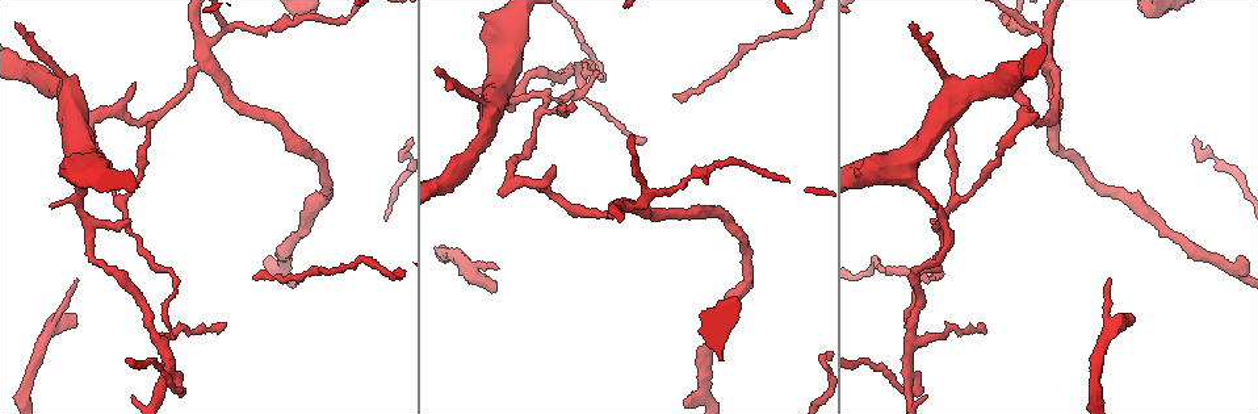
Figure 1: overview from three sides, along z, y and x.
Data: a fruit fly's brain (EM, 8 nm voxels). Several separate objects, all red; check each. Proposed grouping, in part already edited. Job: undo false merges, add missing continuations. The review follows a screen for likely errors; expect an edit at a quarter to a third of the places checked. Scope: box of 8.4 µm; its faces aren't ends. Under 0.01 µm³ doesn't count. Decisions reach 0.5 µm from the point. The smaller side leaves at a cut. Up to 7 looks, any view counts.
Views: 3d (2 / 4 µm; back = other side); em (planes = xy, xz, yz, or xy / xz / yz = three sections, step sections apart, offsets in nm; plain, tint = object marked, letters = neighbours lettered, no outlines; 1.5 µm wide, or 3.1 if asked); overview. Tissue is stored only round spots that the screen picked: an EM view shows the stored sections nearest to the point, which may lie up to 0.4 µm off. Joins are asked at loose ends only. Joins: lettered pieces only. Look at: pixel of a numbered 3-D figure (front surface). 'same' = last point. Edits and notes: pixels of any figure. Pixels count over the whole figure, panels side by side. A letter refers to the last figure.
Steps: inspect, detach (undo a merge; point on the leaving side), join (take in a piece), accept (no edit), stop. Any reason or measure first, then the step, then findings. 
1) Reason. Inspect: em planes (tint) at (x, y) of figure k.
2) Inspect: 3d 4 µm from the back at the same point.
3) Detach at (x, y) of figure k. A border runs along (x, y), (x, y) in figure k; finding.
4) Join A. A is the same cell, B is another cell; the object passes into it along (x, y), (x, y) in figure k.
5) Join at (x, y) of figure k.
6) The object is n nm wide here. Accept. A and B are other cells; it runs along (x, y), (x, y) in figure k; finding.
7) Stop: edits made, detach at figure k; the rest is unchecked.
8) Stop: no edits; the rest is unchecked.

Abrupt turn. Inspect: 3d 2 µm at (164, 381) of figure 1.

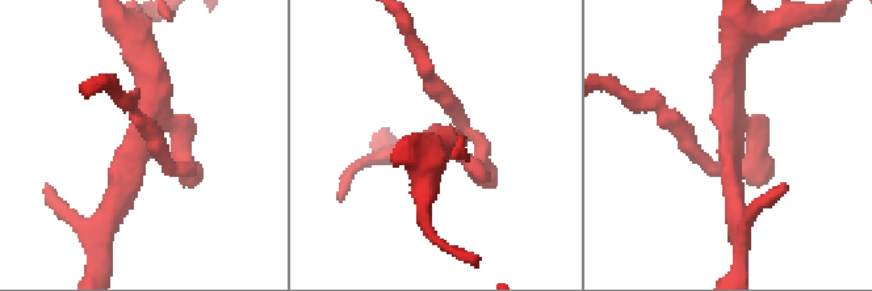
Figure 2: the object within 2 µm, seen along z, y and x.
Inspect: em planes (plain) at (729, 148) of figure 2.

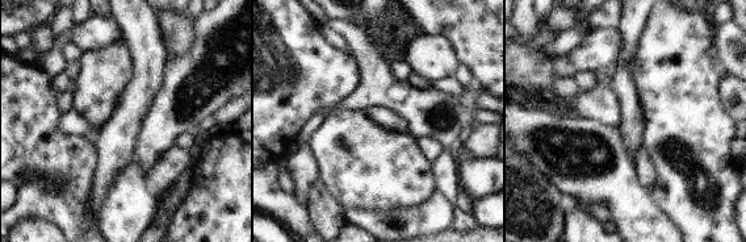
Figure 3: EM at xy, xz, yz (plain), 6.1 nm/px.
Inspect: em planes (letters) at the same point.

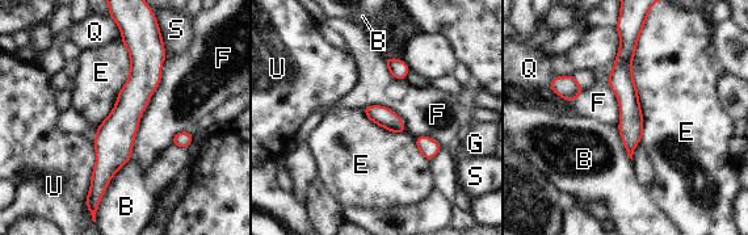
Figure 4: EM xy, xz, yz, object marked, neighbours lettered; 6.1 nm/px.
Accept. B, E, F, G, Q, S and U are other cells; it runs along (131, 37), (139, 88), (97, 189) in figure 4; continuous, no second neuron.

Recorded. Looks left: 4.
An open end. Inspect: 3d 2 µm at (977, 323) of figure 1.

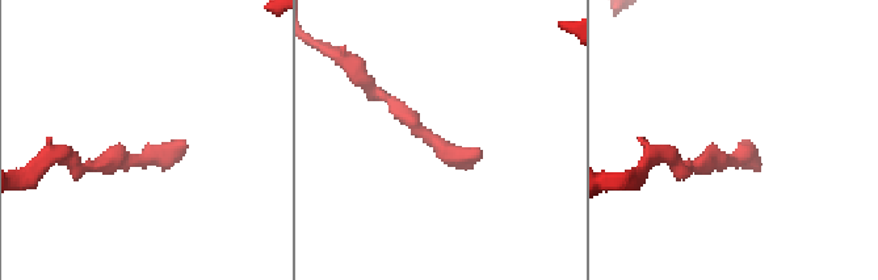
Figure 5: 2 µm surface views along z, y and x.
Inspect: em planes (letters) at (479, 151) of figure 5.

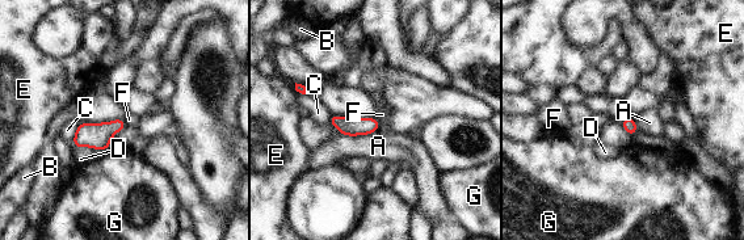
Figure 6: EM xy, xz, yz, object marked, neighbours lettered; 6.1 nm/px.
The object is 80 nm wide here. Accept. A, B, C, D, E, F and G are other cells; a border runs along (375, 117), (379, 130) in figure 6; none of them fits.

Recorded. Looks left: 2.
An open end. Inspect: 3d 4 µm at (499, 268) of figure 1.

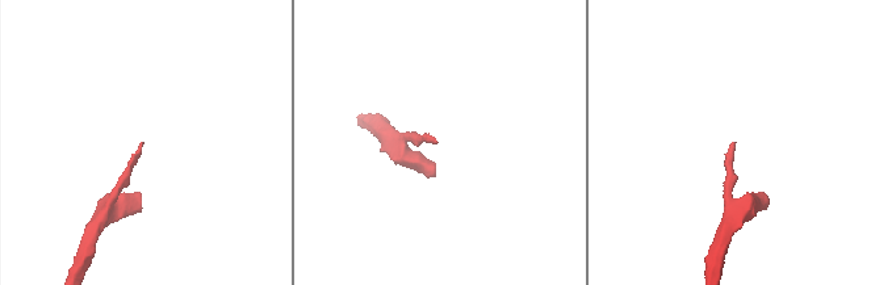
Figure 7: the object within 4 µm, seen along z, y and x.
Inspect: em planes (letters) at (434, 141) of figure 7.

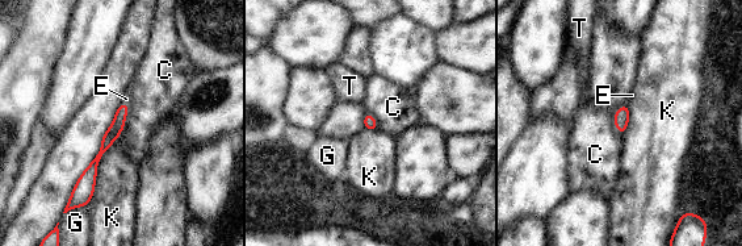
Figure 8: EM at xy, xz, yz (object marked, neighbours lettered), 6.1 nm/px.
The object is 80 nm wide here. Join E. E is the same cell, C, G, K and T are other cells; the object passes into it along (113, 132), (126, 104), (126, 99) in figure 8; the neuron continues.

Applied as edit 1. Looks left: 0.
Stop: edits made, join at figure 8; the rest is unchecked.

